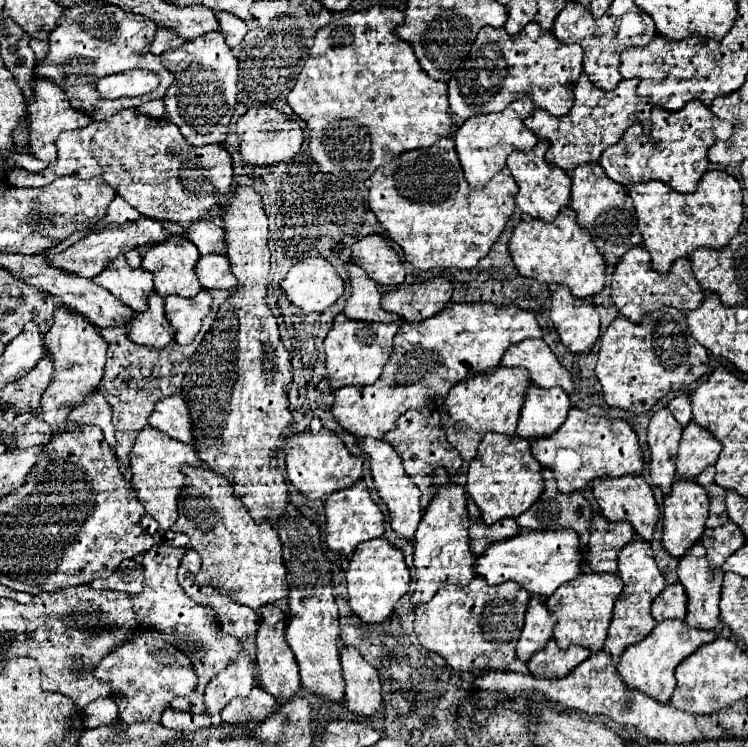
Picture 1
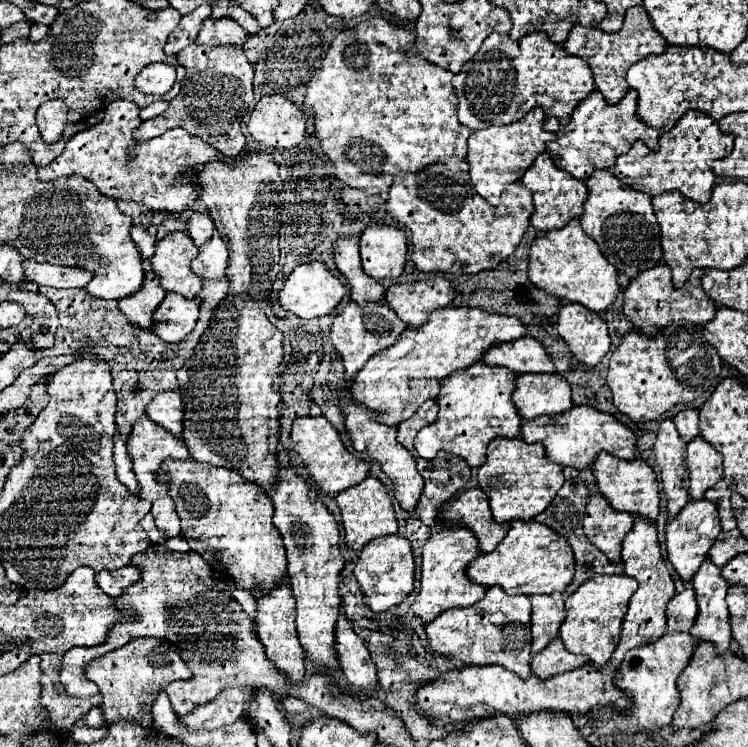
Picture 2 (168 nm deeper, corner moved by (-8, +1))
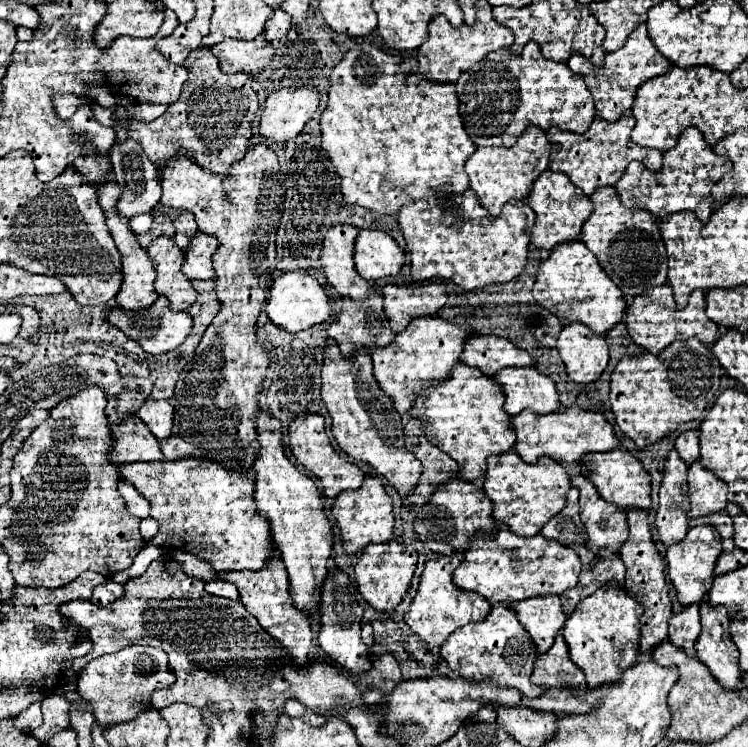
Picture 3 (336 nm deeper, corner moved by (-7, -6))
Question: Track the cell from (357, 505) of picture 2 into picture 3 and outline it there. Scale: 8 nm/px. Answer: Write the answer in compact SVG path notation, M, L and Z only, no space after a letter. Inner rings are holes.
M366 477L360 489L340 493L332 505L332 513L340 525L340 537L346 553L358 553L368 543L386 543L394 537L392 497L384 491L384 485L380 483L378 477Z

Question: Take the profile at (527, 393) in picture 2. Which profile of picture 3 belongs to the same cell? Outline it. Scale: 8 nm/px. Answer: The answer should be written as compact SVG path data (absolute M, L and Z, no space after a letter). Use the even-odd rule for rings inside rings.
M508 367L494 375L504 387L508 415L518 415L526 409L546 415L560 409L560 395L556 383L534 367Z

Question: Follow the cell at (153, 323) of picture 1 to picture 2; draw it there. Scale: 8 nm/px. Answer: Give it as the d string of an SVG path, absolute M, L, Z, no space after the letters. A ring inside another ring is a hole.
M149 258L143 260L143 270L145 270L143 286L131 296L119 300L119 308L135 326L151 330L151 316L159 306L159 302L165 298L165 290L159 288L159 278L151 270Z

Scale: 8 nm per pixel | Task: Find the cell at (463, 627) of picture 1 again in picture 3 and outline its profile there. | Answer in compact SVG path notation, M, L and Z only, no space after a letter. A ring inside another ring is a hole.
M494 603L490 609L490 615L482 621L468 623L454 631L446 643L442 643L440 657L448 663L452 671L456 671L460 677L466 679L486 679L492 677L496 683L514 687L526 697L538 697L544 689L534 687L530 683L532 665L536 661L536 647L530 635L524 631L522 623L518 621L518 615L510 611L504 603Z

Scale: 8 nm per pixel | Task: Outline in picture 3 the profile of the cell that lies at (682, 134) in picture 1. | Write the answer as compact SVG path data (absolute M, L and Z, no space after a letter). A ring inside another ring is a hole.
M688 127L678 137L676 147L664 151L664 165L660 171L650 171L642 167L642 163L634 161L626 167L626 173L618 179L616 191L626 207L646 209L658 219L676 211L694 211L696 217L702 223L706 223L714 203L710 187L716 181L720 181L730 169L732 169L730 159L714 153L714 149L706 143L706 139L702 139L702 133L696 127Z

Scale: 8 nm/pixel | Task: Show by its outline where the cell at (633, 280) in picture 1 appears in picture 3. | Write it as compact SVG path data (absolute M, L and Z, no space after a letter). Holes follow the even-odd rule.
M668 283L652 287L650 291L646 291L644 295L634 297L632 305L626 309L626 327L628 333L632 337L634 343L638 343L640 347L644 347L646 351L658 355L664 347L668 347L672 341L676 339L690 339L696 337L702 343L710 345L720 337L720 329L714 321L710 321L706 317L706 301L704 301L704 293L702 291L692 291L688 305L684 309L676 309L674 297L672 297L672 287Z

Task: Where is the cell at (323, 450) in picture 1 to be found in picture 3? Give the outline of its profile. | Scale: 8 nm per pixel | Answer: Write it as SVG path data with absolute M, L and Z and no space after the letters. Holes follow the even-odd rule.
M308 413L308 415L304 415L304 417L296 417L296 419L290 423L290 433L288 433L288 437L290 437L290 449L292 449L294 457L296 457L298 463L302 463L314 477L320 479L320 483L322 483L322 493L324 493L326 497L336 497L336 495L340 495L342 491L348 491L348 489L358 489L358 487L364 483L364 479L366 479L364 471L362 471L358 465L354 465L354 463L342 459L342 457L334 451L330 439L328 439L328 435L326 435L324 417L322 417L322 415Z

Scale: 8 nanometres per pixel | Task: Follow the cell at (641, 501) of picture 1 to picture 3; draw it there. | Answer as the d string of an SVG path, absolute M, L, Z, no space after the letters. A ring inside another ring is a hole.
M616 447L610 453L594 453L584 455L580 461L582 475L594 483L600 497L608 503L628 511L628 509L650 509L650 475L642 467L642 463L624 447Z

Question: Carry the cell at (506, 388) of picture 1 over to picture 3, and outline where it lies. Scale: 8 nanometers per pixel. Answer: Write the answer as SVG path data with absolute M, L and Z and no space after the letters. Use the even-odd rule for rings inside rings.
M456 365L454 375L440 383L440 385L434 385L426 391L422 391L418 395L418 403L414 405L414 411L412 415L414 417L424 417L426 419L426 439L440 447L446 455L450 455L458 467L460 467L460 477L464 481L474 481L478 477L482 477L486 473L486 457L488 455L498 455L498 453L506 453L514 447L516 443L516 431L514 427L510 425L510 415L504 411L504 391L502 391L502 385L496 383L494 377L490 375L484 375L482 371L478 371L476 367L468 367L468 365Z

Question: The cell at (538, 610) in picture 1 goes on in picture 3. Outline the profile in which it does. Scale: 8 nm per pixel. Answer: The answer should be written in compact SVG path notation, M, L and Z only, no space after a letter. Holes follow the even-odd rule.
M558 595L532 597L532 599L510 603L508 607L516 611L520 623L534 639L538 647L538 655L544 655L552 647L558 631L564 627L566 621L566 615L560 605L560 597Z

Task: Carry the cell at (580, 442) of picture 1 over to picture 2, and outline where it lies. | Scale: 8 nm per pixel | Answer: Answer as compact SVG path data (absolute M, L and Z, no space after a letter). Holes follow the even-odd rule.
M573 406L571 410L559 414L559 416L539 416L535 420L523 420L521 424L521 438L531 442L541 442L547 450L547 456L555 460L561 466L571 468L587 468L593 464L593 458L599 452L609 452L623 460L633 460L637 456L635 450L635 434L621 422L617 422L611 414L599 412L591 406ZM551 422L551 424L545 424Z

